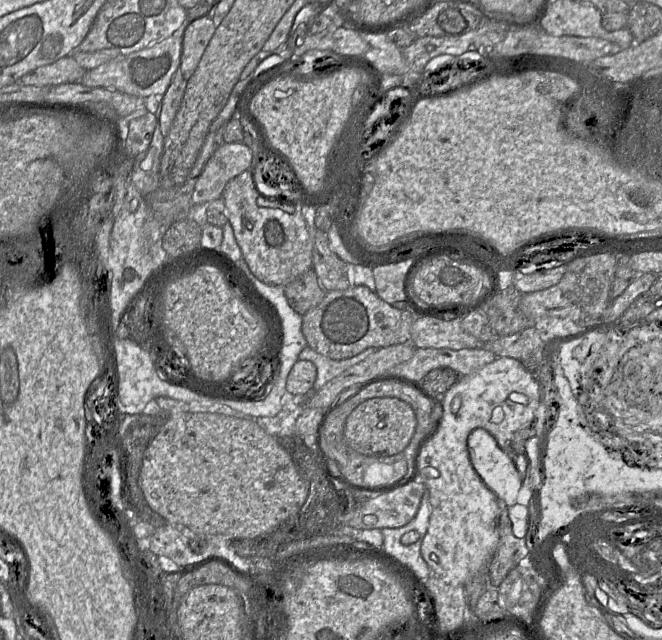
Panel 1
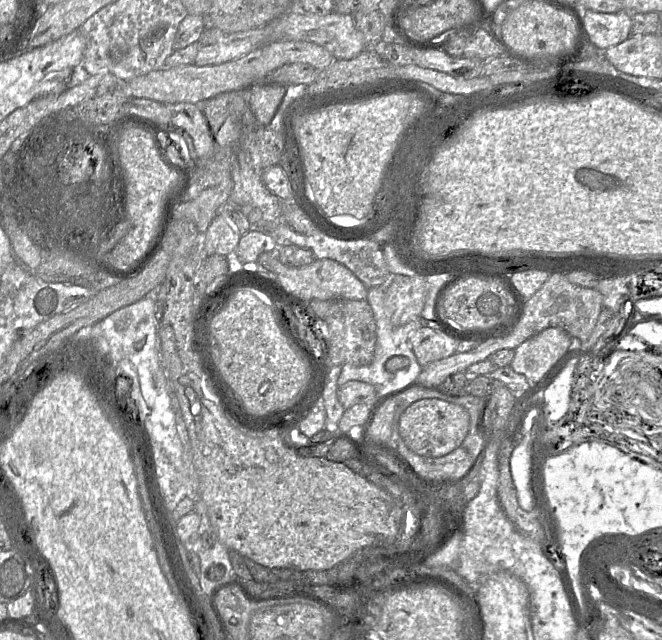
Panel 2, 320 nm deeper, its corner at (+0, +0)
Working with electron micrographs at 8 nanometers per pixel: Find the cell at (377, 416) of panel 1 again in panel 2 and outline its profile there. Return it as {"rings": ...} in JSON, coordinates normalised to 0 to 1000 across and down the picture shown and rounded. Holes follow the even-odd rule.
{"rings":[[[634,623],[606,647],[603,677],[615,698],[625,708],[648,713],[671,713],[692,700],[708,675],[710,648],[699,636],[665,623]]]}

